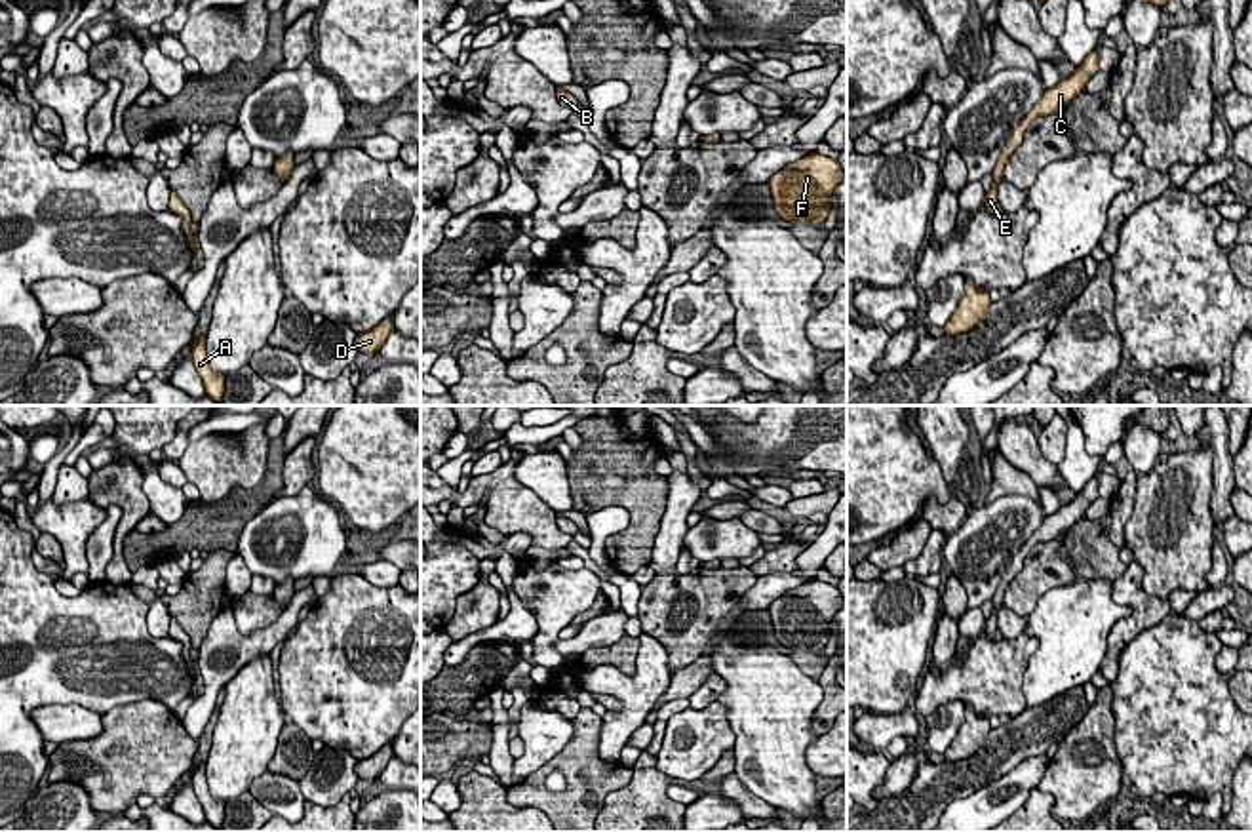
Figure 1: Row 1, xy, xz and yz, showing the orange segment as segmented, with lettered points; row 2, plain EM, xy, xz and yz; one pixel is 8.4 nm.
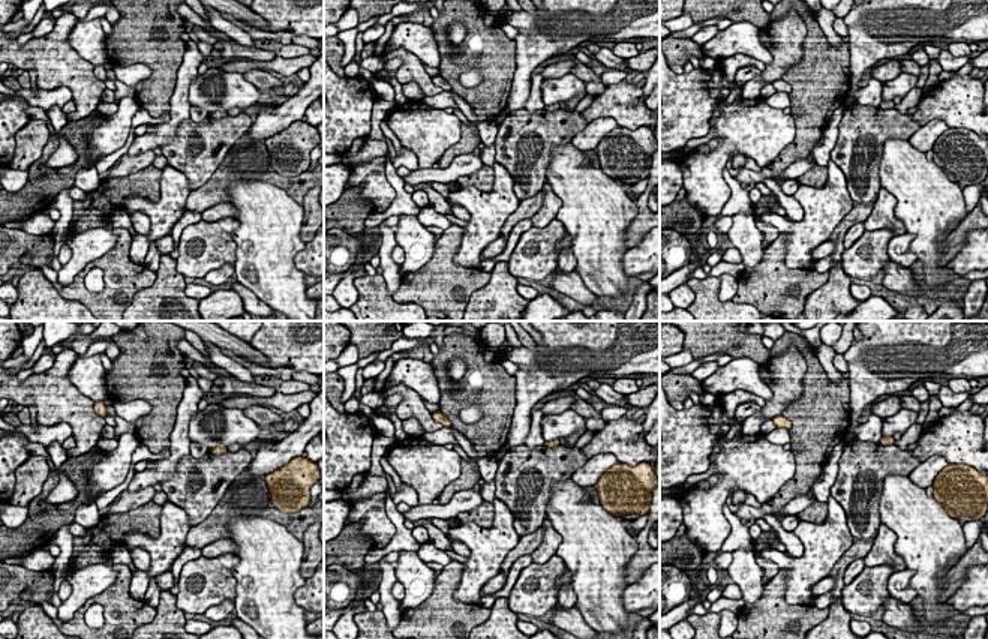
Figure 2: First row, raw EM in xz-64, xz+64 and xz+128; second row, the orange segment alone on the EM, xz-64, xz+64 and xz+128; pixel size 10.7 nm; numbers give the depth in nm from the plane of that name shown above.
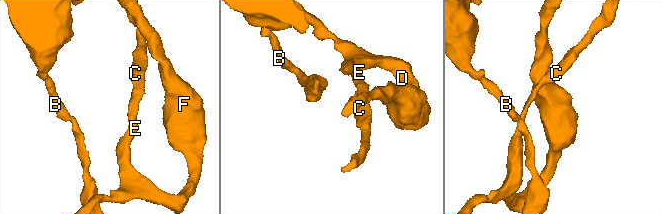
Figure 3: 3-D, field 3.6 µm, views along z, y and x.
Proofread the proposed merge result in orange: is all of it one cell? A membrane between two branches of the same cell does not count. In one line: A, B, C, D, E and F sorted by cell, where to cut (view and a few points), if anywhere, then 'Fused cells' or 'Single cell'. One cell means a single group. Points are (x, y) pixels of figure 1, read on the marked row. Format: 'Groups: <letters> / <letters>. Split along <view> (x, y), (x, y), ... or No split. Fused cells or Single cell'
Groups: A B C D E F. No split. Single cell

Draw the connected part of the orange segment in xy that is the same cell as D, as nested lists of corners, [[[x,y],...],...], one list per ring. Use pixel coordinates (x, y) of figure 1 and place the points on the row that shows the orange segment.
[[[394,314],[384,318],[373,329],[358,333],[356,347],[360,352],[377,354],[392,331],[394,331]]]

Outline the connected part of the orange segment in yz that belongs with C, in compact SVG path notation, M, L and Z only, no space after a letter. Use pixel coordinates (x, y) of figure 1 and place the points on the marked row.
M1092 50L1086 59L1077 67L1077 70L1062 78L1054 88L1047 89L1041 99L1033 105L1033 109L1026 114L1026 118L1012 128L1012 137L1008 139L1003 154L993 169L993 185L986 192L986 209L988 213L995 213L997 204L997 183L1003 179L1005 164L1008 156L1016 150L1022 143L1027 126L1037 116L1047 116L1058 112L1060 107L1067 105L1073 97L1085 91L1086 82L1100 70L1098 50Z

